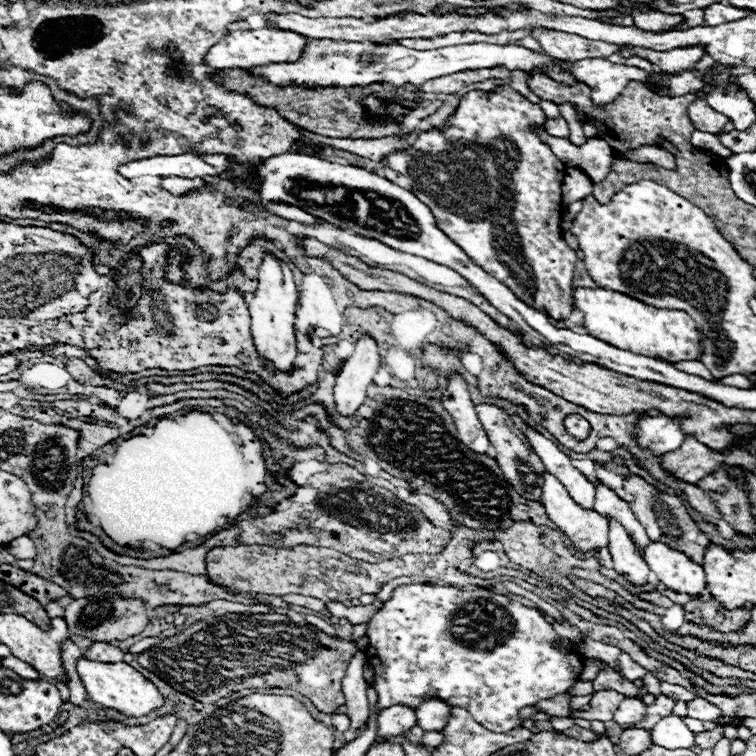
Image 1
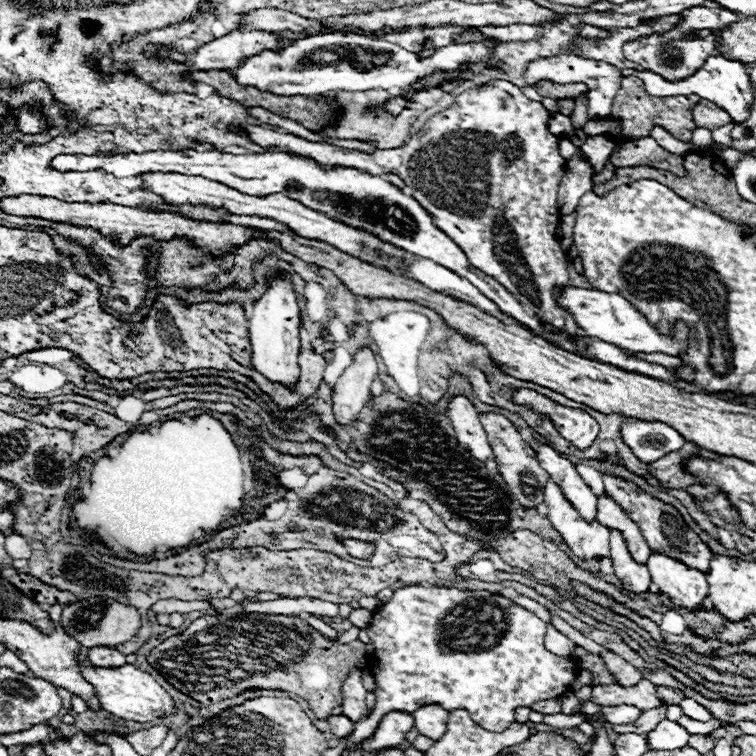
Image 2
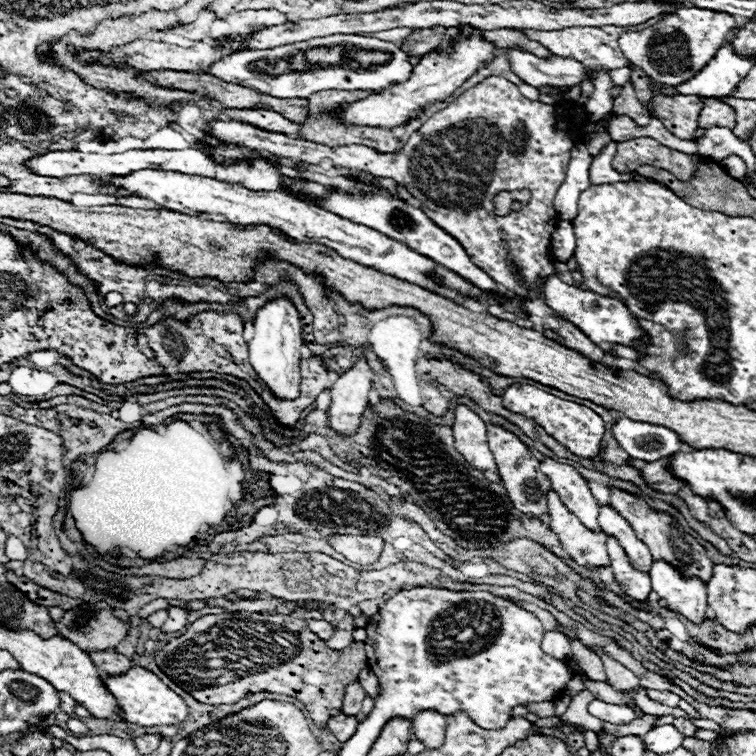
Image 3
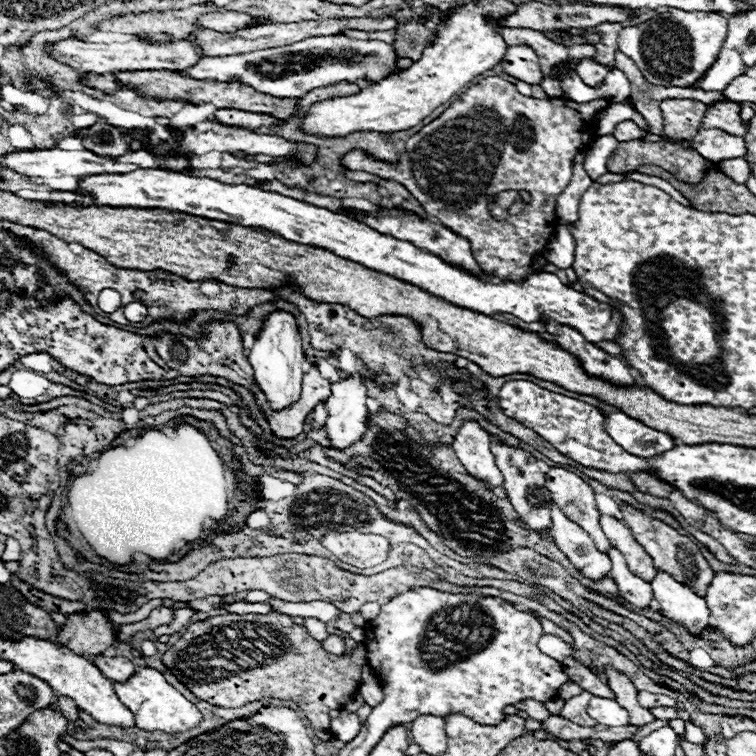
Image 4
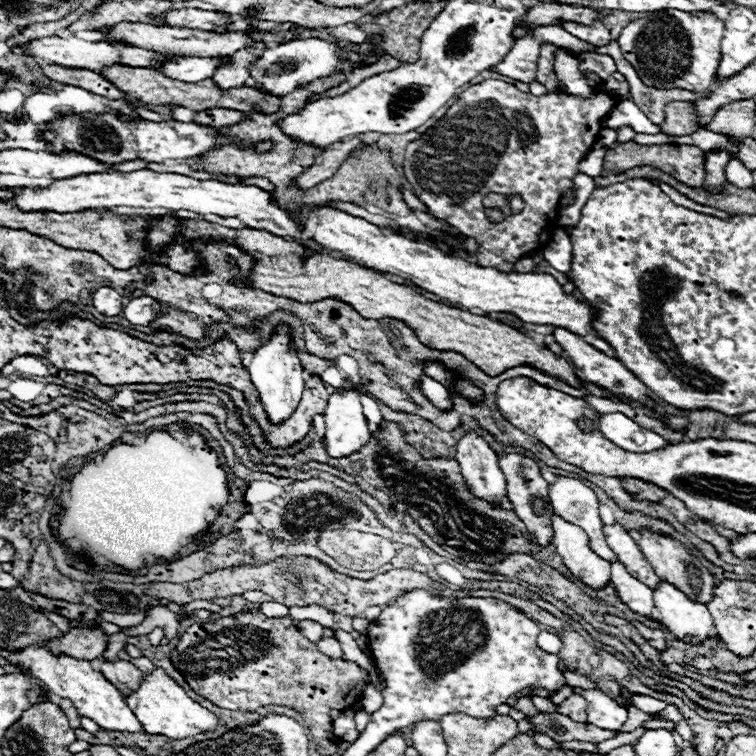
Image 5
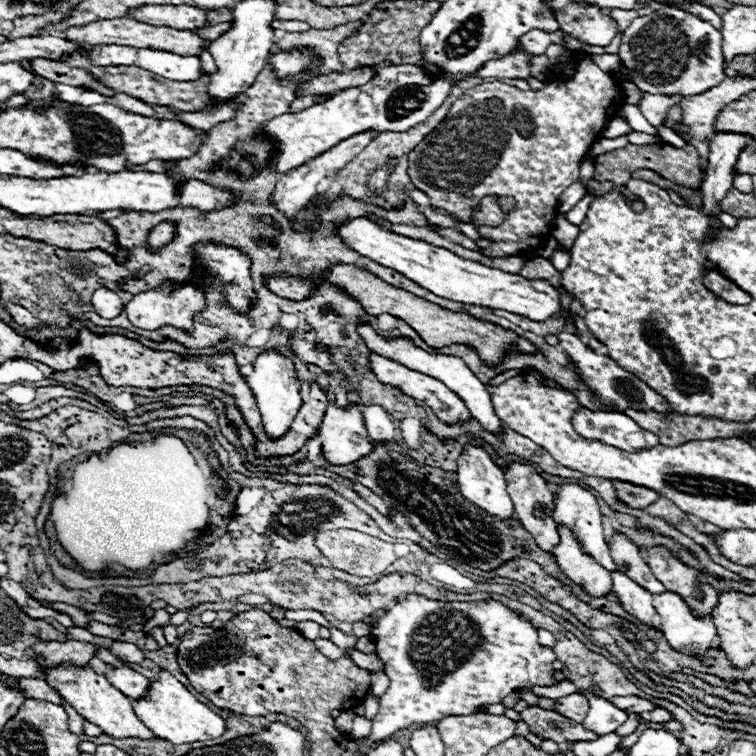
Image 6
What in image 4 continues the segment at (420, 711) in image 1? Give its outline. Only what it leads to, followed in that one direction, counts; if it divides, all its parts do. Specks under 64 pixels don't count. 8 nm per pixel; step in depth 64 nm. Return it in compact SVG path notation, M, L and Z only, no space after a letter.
M422 714L410 724L412 740L420 744L422 752L428 754L442 754L446 750L446 732L444 732L444 718L432 716L432 714Z

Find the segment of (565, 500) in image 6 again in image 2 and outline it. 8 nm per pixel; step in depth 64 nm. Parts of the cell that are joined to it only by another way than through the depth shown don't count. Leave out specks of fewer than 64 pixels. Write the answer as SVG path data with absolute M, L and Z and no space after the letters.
M538 440L534 442L540 464L550 474L550 478L562 488L564 496L572 502L572 506L576 506L576 510L580 510L580 514L584 514L584 518L588 520L596 518L596 494L580 478L574 464L568 458L564 458L560 452L556 452L552 446L542 444Z

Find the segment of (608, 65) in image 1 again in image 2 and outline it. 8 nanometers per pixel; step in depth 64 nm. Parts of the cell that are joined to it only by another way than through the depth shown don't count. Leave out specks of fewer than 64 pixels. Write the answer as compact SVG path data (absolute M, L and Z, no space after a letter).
M560 54L560 56L552 56L552 58L538 58L534 62L528 64L528 70L524 72L524 78L528 84L536 84L538 80L552 80L552 82L560 82L560 84L572 84L572 82L582 82L588 86L588 116L592 120L604 118L608 116L608 108L612 106L614 96L618 94L620 86L622 86L622 72L620 68L600 62L600 60L586 60L580 56L572 56L572 54Z

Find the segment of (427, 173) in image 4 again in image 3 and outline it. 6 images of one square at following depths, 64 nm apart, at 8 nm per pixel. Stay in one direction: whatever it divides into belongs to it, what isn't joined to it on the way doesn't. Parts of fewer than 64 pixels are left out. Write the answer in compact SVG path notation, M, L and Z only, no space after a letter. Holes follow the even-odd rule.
M490 76L484 82L476 84L474 88L460 94L448 108L434 114L418 132L410 136L406 146L394 154L382 154L368 146L352 144L352 146L326 146L310 140L290 138L280 132L270 132L256 128L252 124L244 124L238 120L220 120L212 122L212 138L216 138L220 144L242 144L256 152L270 152L280 158L292 158L296 162L308 162L308 164L320 164L322 160L332 160L334 168L348 168L348 170L362 170L366 174L378 176L378 178L394 178L398 184L402 184L418 202L420 208L436 222L442 230L452 234L464 250L468 250L468 256L476 266L480 266L486 274L492 274L500 286L504 286L512 296L524 298L524 310L528 312L530 320L534 322L534 328L540 330L554 330L562 340L566 348L572 348L592 362L616 368L616 358L602 348L598 348L594 342L590 342L572 322L566 322L560 314L556 314L544 300L544 282L546 278L556 274L556 260L550 252L550 238L558 224L558 214L554 210L554 196L560 188L560 182L566 176L566 168L570 162L570 150L580 142L584 136L582 132L584 122L576 120L576 112L572 106L548 106L544 102L528 100L520 94L518 86L508 82L500 76ZM560 118L570 118L570 130L556 132L554 122ZM502 190L528 190L530 202L522 206L520 212L510 212L506 216L494 214L494 196Z

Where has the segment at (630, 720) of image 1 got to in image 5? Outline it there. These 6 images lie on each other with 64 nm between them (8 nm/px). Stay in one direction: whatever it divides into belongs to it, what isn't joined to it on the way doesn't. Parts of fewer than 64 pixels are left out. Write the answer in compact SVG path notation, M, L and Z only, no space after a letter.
M576 688L576 694L582 694L588 700L586 714L588 714L588 724L606 728L606 730L620 730L622 724L628 718L628 710L622 708L614 698L594 692L594 690L582 690Z

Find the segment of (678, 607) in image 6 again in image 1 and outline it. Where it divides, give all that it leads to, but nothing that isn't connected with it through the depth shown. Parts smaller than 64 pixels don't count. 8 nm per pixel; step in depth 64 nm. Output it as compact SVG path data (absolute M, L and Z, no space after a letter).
M650 542L644 550L650 570L658 580L672 590L684 590L692 596L700 594L706 586L704 568L692 562L686 554L672 550L664 542Z

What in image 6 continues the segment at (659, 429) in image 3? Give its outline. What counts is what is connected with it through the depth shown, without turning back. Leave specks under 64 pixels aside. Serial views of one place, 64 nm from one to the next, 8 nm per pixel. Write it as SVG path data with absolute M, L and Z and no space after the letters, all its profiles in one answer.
M580 408L572 418L576 432L584 438L596 438L626 452L640 452L660 444L656 434L640 428L632 418L620 412L592 412L588 408Z

